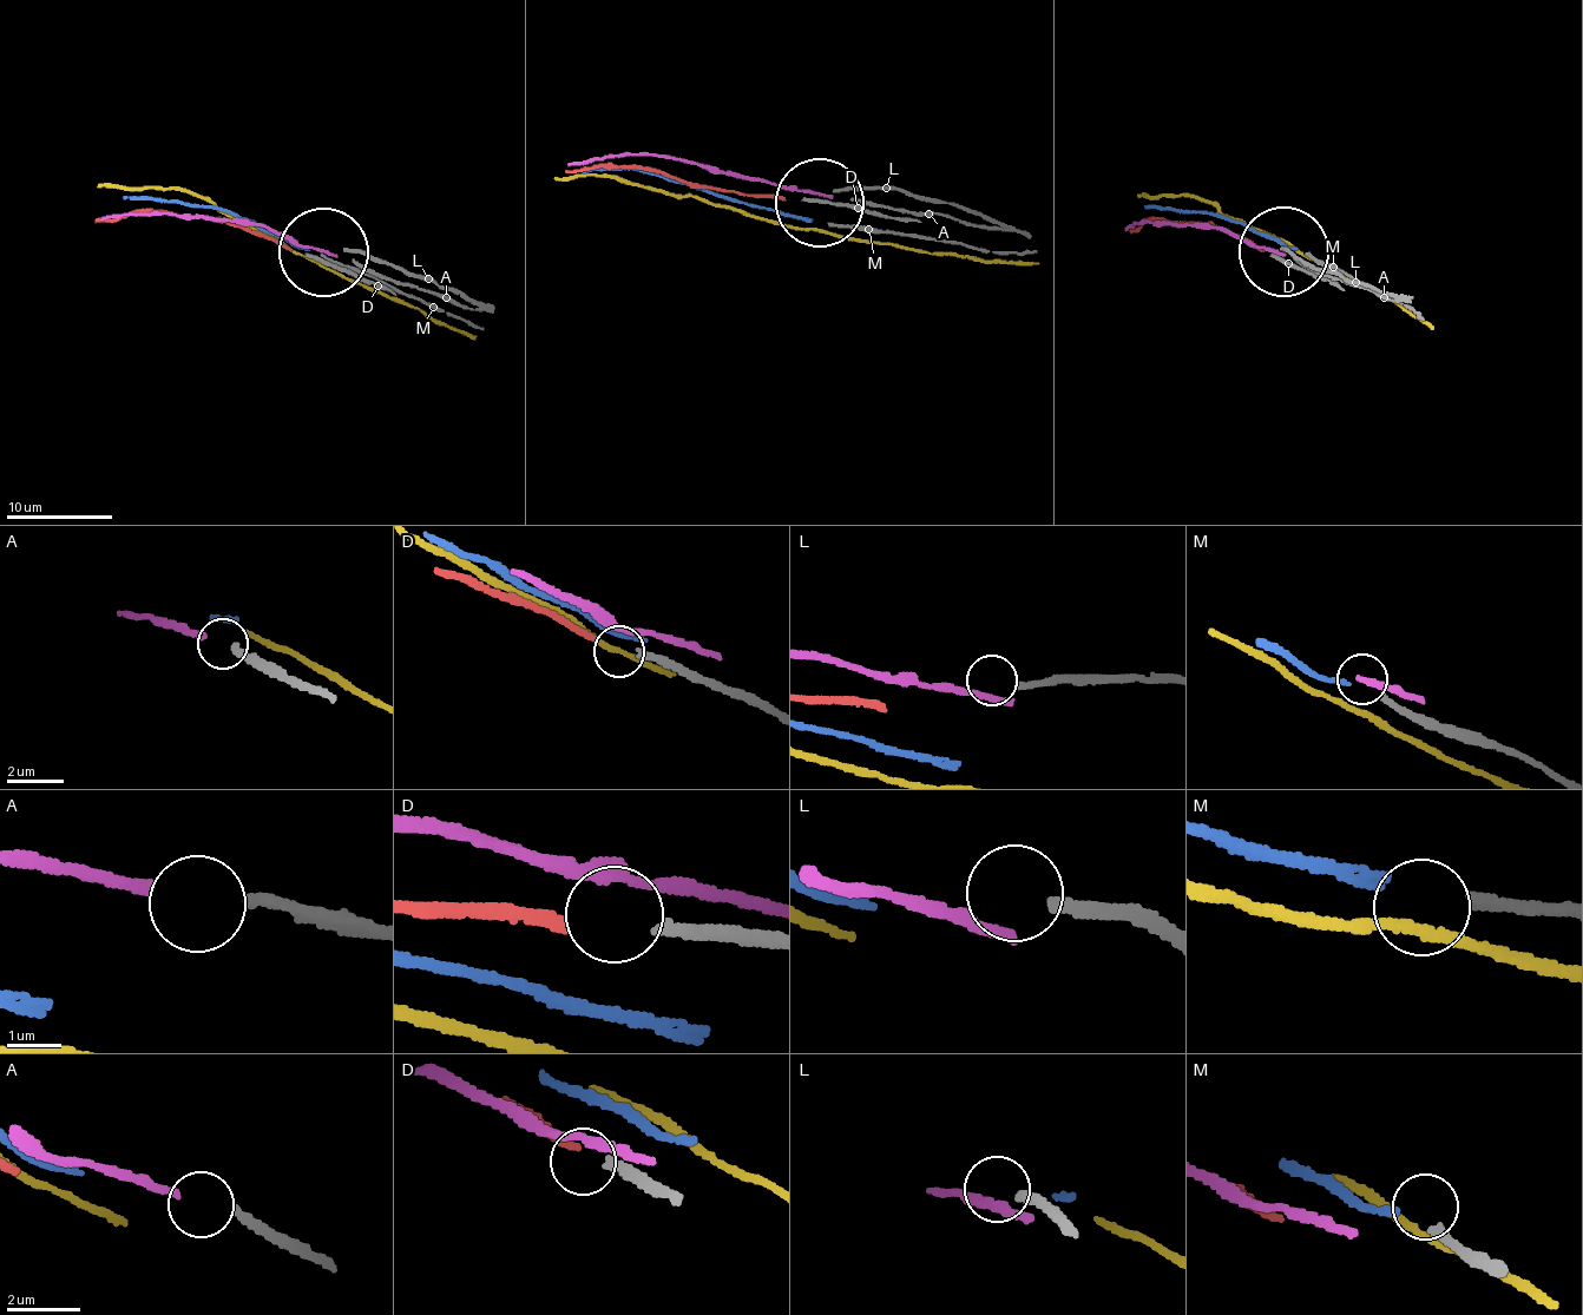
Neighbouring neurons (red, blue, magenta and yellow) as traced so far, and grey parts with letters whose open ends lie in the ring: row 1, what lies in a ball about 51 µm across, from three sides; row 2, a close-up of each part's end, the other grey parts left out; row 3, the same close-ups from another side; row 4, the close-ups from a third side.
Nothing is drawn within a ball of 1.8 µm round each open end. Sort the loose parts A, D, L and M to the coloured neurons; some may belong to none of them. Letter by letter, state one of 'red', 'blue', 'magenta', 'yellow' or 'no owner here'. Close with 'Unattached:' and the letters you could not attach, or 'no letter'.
A: magenta
D: no owner here
L: no owner here
M: blue
Unattached: D, L

